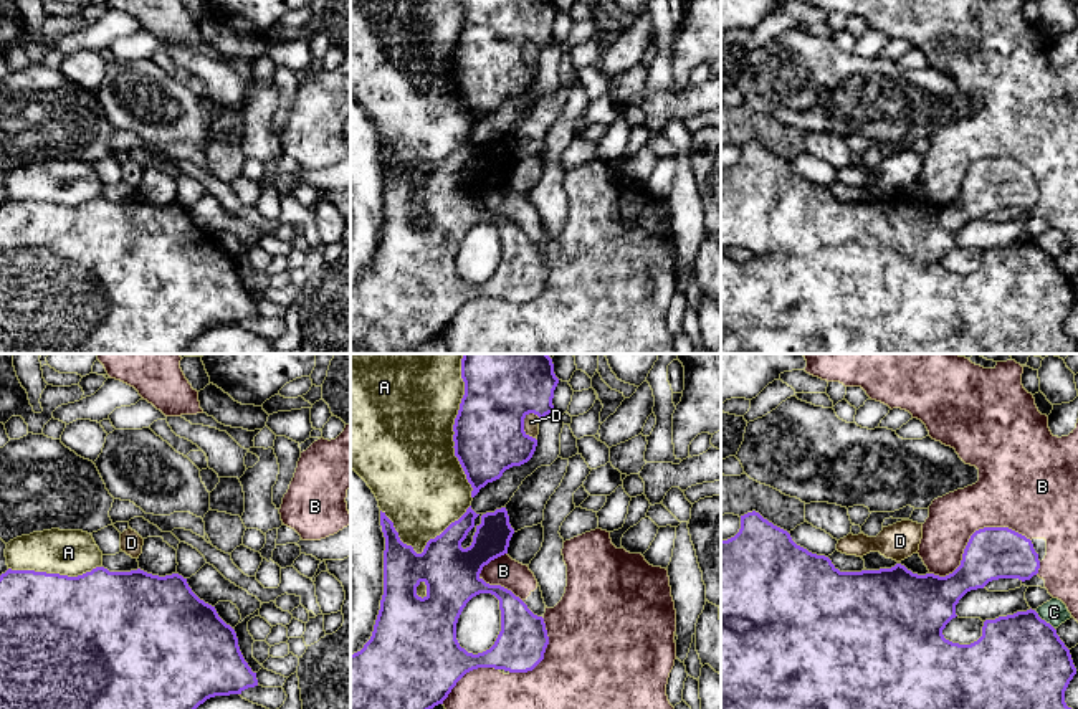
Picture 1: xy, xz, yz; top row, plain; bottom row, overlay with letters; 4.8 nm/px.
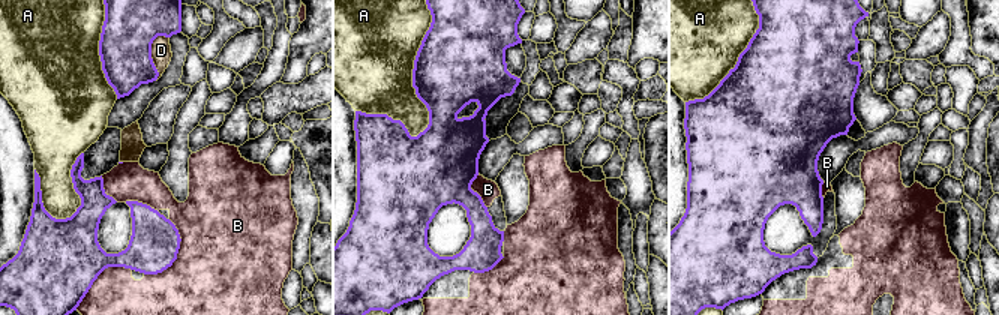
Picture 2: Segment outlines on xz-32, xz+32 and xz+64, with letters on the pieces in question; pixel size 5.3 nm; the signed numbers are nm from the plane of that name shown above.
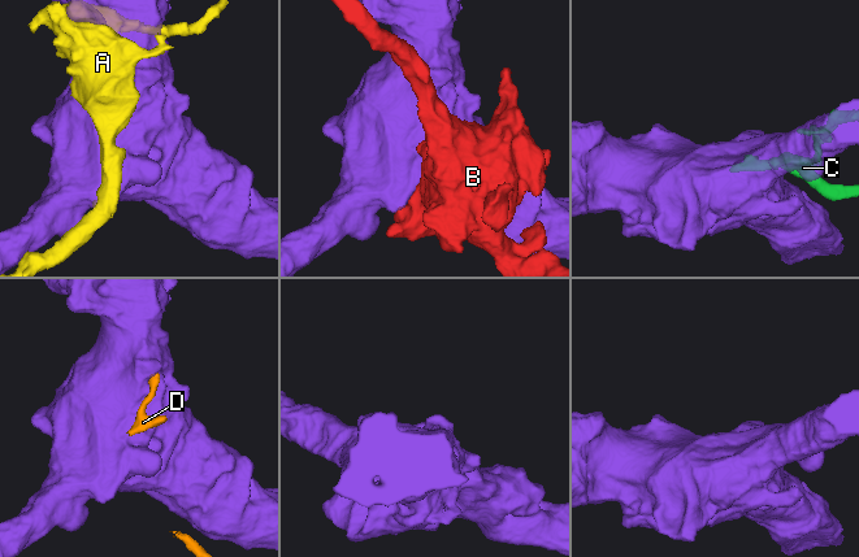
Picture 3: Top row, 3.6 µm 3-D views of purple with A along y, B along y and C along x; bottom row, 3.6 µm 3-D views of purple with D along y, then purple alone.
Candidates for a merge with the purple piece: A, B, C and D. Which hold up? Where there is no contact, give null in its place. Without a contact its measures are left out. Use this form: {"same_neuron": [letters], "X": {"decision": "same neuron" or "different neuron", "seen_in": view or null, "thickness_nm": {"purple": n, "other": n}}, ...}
{"same_neuron": [], "A": {"decision": "different neuron", "seen_in": "xz", "thickness_nm": {"purple": 340, "other": 500}}, "B": {"decision": "different neuron", "seen_in": "yz", "thickness_nm": {"purple": 260, "other": 300}}, "C": {"decision": "different neuron", "seen_in": "yz", "thickness_nm": {"purple": 440, "other": 120}}, "D": {"decision": "different neuron", "seen_in": "xz", "thickness_nm": {"purple": 400, "other": 80}}}

